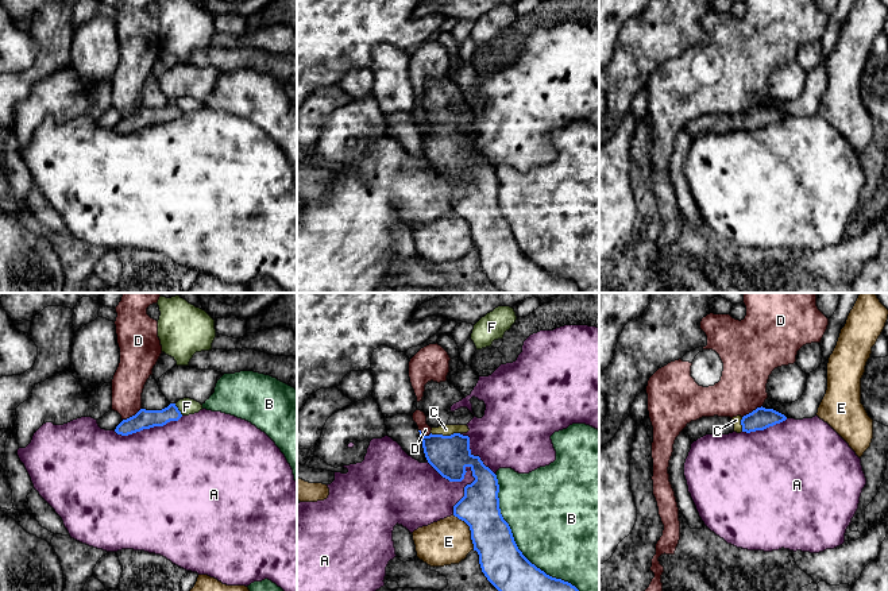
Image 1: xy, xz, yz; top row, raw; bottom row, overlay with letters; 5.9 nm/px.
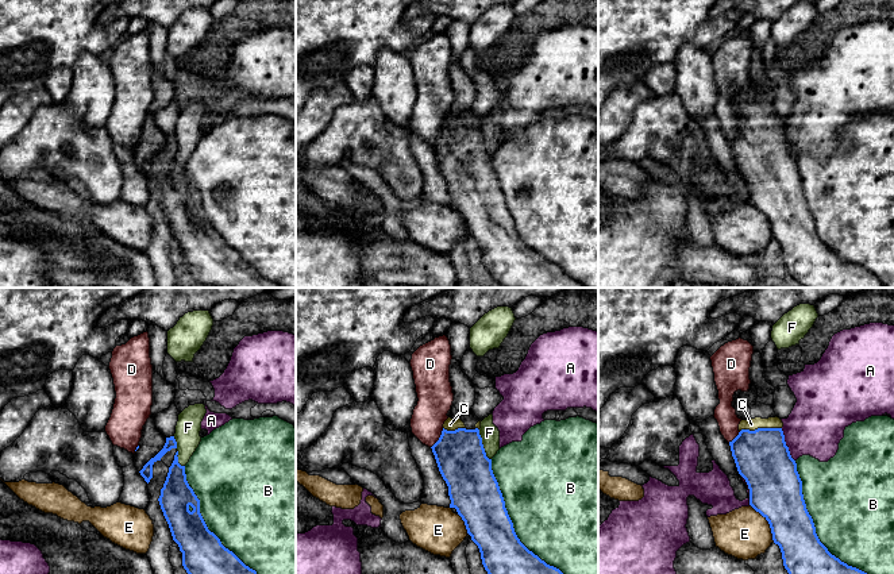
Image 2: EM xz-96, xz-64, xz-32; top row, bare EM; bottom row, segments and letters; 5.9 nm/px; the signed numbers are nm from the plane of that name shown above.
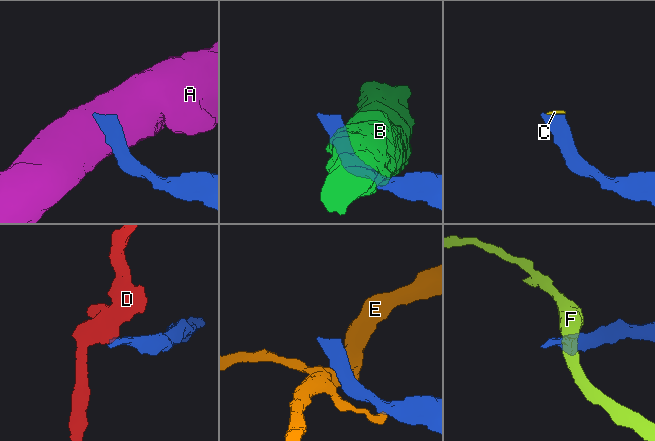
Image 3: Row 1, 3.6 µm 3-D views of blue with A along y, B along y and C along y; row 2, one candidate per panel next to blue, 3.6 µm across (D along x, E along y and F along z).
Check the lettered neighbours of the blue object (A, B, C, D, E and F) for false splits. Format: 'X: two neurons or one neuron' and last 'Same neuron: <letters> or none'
A: two neurons
B: two neurons
C: one neuron
D: two neurons
E: two neurons
F: two neurons
Same neuron: C

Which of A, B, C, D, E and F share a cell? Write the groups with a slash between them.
A / B / C / D / E / F

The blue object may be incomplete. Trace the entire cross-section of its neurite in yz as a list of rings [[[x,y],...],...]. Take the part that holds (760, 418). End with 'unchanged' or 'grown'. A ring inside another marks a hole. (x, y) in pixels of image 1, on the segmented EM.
[[[757,407],[752,413],[741,417],[702,417],[687,424],[684,430],[688,433],[691,443],[706,434],[729,434],[733,432],[756,432],[785,421],[787,417],[773,409]]] | grown

